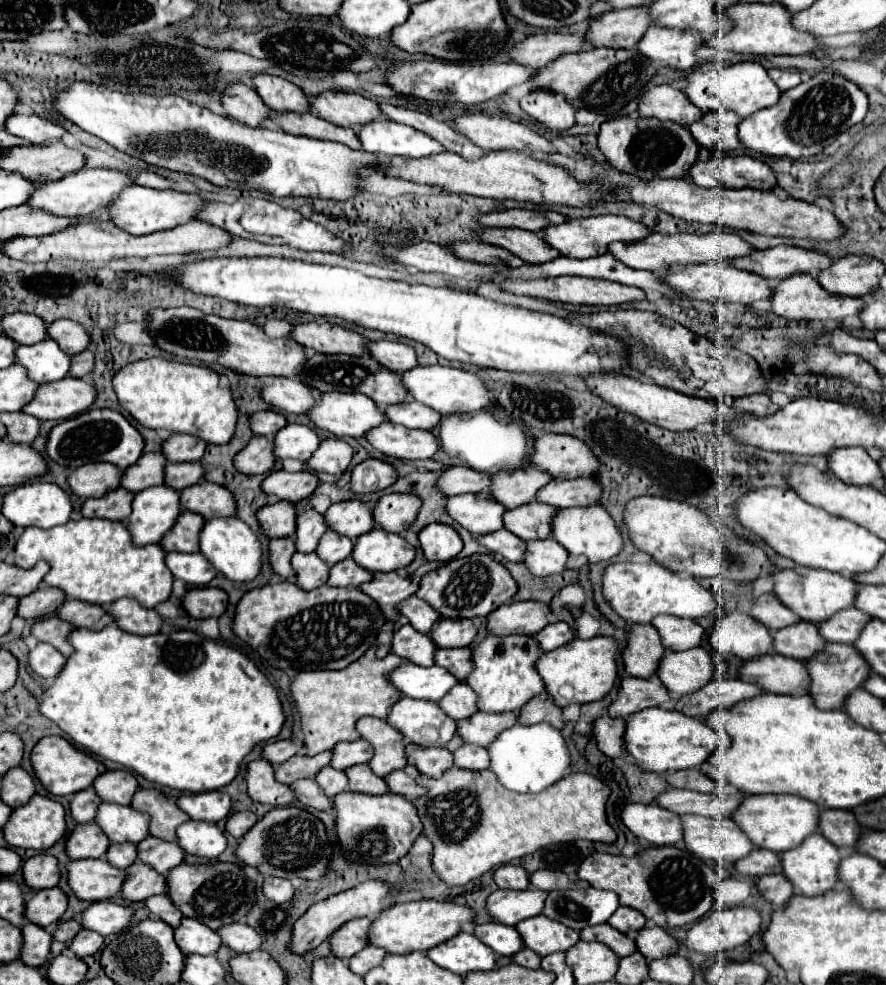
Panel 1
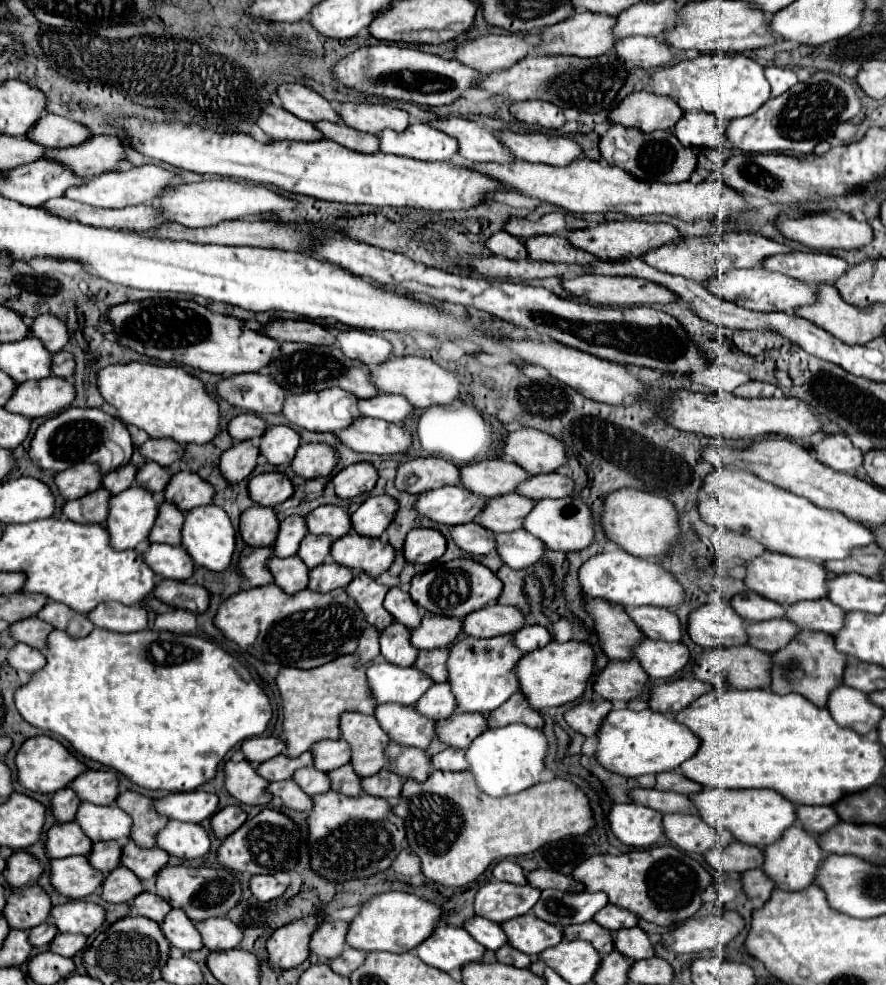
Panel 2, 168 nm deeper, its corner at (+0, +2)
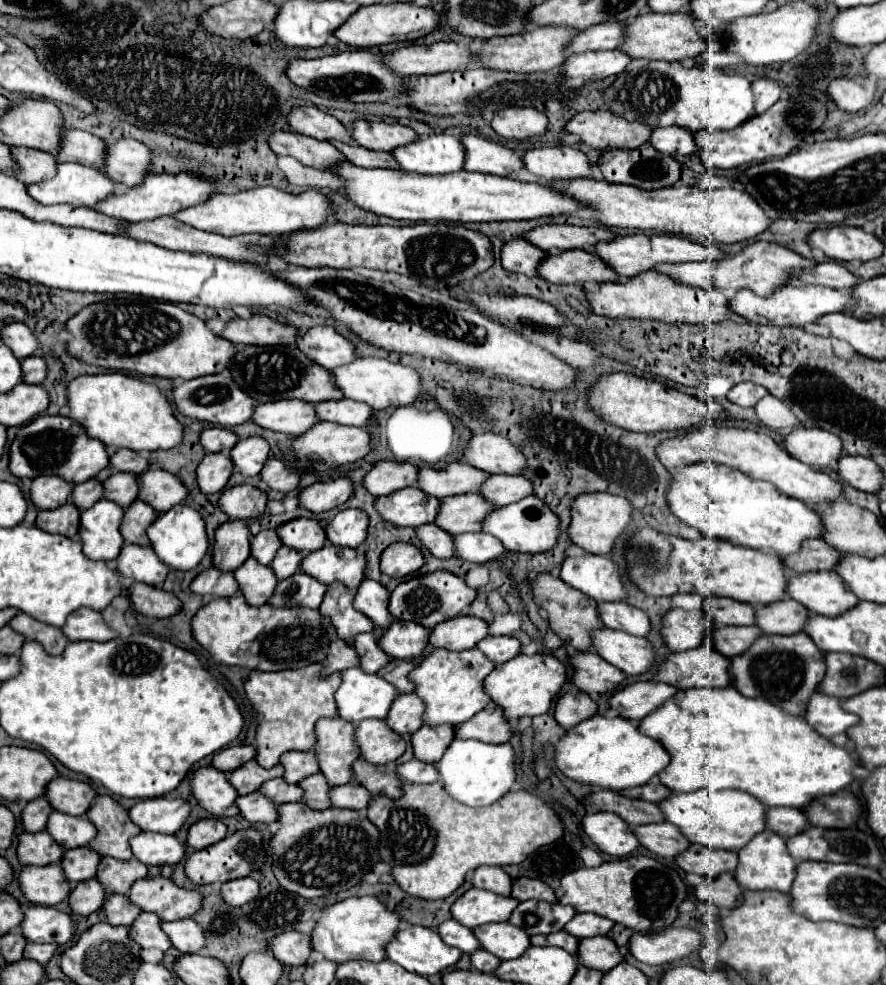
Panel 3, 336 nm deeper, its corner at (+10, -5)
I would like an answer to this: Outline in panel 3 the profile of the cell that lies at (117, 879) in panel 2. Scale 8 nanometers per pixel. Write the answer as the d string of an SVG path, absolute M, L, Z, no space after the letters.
M92 878L92 880L78 882L76 888L72 890L68 902L70 902L74 914L88 916L92 912L98 912L104 906L104 900L108 896L110 896L110 892L106 892L106 888L102 886L102 882L96 880L96 878Z

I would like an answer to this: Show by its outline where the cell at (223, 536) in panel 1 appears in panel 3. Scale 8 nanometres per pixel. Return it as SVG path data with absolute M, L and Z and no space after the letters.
M174 506L164 516L160 514L154 524L148 528L148 538L152 540L152 550L158 554L160 560L164 560L174 570L192 570L200 564L200 560L208 552L208 534L206 534L206 522L204 518L188 508L188 506Z

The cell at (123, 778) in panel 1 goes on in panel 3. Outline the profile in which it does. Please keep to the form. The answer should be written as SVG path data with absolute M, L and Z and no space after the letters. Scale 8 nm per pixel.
M58 776L46 786L46 798L52 800L54 810L72 816L82 816L92 806L96 792L90 784L82 780L70 780Z

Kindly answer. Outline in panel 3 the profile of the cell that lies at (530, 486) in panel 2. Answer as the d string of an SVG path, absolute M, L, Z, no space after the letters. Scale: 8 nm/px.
M494 474L488 478L488 482L484 482L484 490L480 490L480 494L484 494L484 498L488 498L494 506L508 506L534 494L534 486L524 476Z

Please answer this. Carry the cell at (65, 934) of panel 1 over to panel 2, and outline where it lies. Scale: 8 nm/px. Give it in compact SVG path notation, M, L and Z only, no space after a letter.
M42 923L28 931L28 939L30 939L30 945L42 947L42 945L48 945L56 933L58 933L58 929L52 923Z

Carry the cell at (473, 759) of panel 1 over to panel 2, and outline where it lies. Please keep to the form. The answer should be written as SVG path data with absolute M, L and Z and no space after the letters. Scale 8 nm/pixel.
M448 747L448 749L432 755L430 759L432 759L432 767L440 769L440 771L466 771L466 759L464 759L462 749Z

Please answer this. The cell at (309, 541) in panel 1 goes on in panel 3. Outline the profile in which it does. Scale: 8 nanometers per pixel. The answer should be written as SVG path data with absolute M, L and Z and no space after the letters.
M262 530L260 534L256 534L252 538L252 556L256 556L258 562L268 564L268 562L272 562L272 558L280 550L280 546L282 546L282 540L276 534L276 530Z

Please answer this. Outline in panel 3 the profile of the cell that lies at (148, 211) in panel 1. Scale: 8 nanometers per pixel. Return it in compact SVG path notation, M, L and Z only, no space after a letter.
M254 188L236 194L212 194L212 198L184 208L174 214L176 220L194 226L204 232L214 232L222 236L238 236L238 234L290 234L296 230L308 230L326 224L328 216L332 214L330 202L324 194L316 190L306 190L302 194L286 194L278 188Z

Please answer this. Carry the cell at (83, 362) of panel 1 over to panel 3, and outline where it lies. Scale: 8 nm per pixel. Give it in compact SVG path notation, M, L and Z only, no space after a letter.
M42 356L26 358L22 362L22 370L24 370L24 380L28 384L42 384L46 380L46 374L48 374L48 366L46 366L46 360Z

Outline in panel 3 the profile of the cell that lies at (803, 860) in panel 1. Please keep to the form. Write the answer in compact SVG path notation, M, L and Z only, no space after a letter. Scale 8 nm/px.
M764 830L760 838L754 838L744 846L744 850L738 852L740 856L740 866L736 868L736 880L744 890L780 890L780 892L790 892L790 886L796 876L796 866L798 860L792 858L792 854L786 848L786 838L778 836L772 830Z

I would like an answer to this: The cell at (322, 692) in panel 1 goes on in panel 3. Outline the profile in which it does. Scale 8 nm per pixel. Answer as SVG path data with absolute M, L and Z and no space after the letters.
M322 664L306 666L304 670L288 670L288 672L258 672L254 670L246 680L246 696L264 716L258 724L256 742L258 754L256 762L264 768L274 768L280 762L280 756L290 750L314 750L316 732L314 726L320 718L336 718L338 706L334 702L334 692L342 684L340 674L332 674L328 678L320 676Z

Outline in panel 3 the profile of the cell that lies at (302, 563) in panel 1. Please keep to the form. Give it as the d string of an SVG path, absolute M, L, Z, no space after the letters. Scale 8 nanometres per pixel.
M248 558L238 570L234 570L234 574L250 606L266 604L278 586L274 570L270 566L262 566L260 562L256 562L256 558Z

